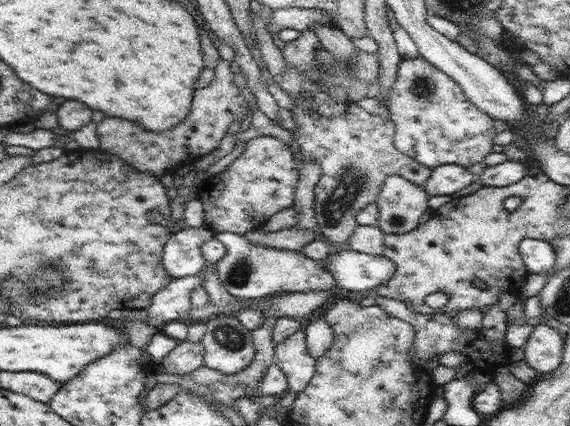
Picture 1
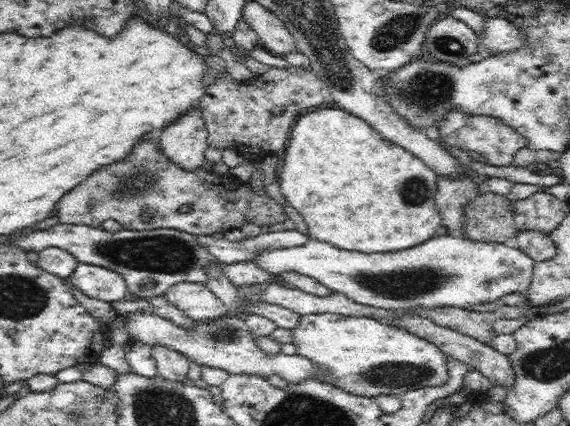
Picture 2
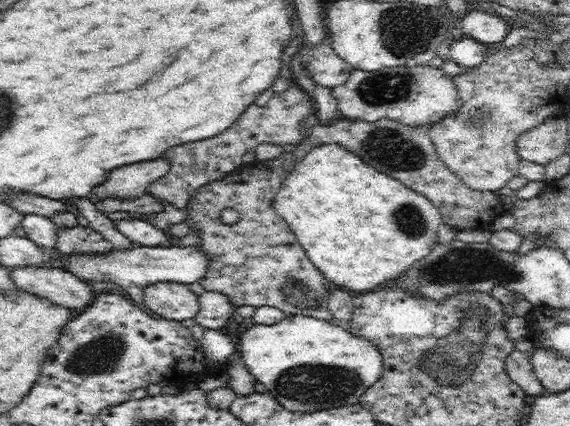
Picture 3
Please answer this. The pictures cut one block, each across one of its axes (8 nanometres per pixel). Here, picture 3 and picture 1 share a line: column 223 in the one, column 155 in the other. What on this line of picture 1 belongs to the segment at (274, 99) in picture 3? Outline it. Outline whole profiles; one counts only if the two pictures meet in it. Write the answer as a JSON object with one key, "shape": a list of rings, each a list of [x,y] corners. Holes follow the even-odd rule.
{"shape":[[[222,58],[215,63],[215,76],[204,88],[194,90],[190,115],[176,127],[162,132],[150,132],[141,125],[126,122],[122,118],[104,118],[96,129],[99,148],[126,160],[140,172],[150,172],[154,177],[161,178],[173,174],[178,164],[194,164],[202,156],[210,154],[220,146],[226,136],[230,123],[251,114],[251,104],[246,105],[248,95],[236,86],[236,74],[230,69],[230,63]]]}

